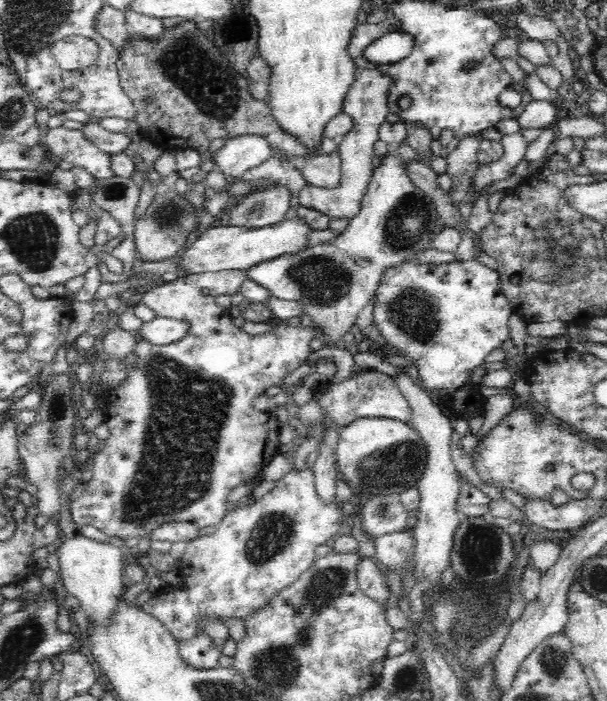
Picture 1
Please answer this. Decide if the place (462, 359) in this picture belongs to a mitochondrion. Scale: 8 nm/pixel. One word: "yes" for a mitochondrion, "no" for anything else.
no

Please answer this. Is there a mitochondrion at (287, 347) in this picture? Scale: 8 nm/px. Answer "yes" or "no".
no

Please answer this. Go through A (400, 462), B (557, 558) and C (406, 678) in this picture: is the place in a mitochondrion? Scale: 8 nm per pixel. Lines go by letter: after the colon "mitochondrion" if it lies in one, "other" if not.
A: mitochondrion
B: other
C: mitochondrion

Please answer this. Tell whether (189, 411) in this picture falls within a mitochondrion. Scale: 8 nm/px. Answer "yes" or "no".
yes

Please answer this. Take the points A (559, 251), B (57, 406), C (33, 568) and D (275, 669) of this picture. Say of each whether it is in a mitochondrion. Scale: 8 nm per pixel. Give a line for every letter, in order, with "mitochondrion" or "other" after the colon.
A: mitochondrion
B: mitochondrion
C: other
D: mitochondrion

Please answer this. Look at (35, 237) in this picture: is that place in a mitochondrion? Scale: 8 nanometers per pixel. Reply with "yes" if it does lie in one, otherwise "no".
yes

